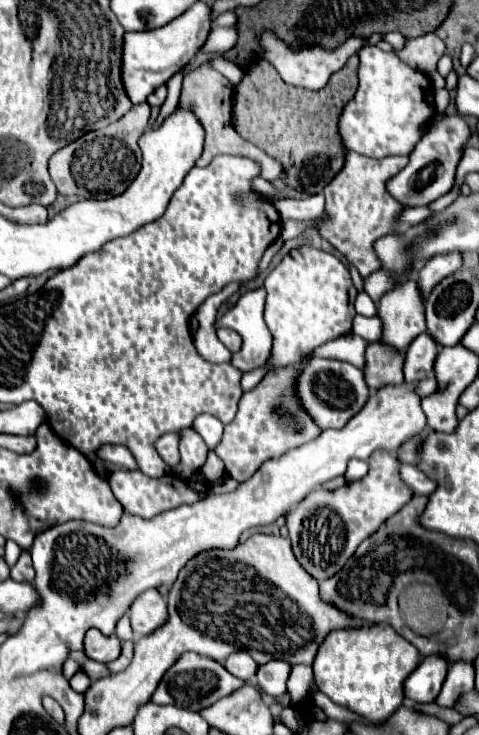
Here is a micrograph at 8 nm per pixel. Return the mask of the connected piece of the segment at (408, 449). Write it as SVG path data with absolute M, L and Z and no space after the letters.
M415 436L415 438L411 438L411 442L407 442L407 444L403 444L403 448L399 448L397 450L397 460L401 462L401 464L415 464L415 460L417 460L417 456L415 456L415 448L417 448L417 442L419 442L419 436Z

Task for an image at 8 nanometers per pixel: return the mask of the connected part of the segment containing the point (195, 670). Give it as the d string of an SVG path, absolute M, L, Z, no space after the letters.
M185 652L165 672L165 676L161 678L161 682L159 682L159 686L157 686L157 690L155 690L155 694L153 694L151 700L155 704L175 704L179 708L189 708L189 710L199 712L199 710L215 704L223 696L227 696L231 690L241 688L243 684L245 684L245 680L239 680L239 678L231 676L217 660L213 660L209 656Z

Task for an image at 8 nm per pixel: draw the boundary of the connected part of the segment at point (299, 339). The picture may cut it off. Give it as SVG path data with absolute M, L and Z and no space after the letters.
M309 244L291 250L281 264L269 272L265 290L265 324L273 334L269 370L253 390L241 396L237 416L225 426L223 440L215 448L217 456L225 462L227 474L237 482L251 478L263 460L281 456L321 434L317 422L301 406L295 384L305 358L325 342L349 334L355 318L353 302L357 288L353 286L349 270L337 256Z

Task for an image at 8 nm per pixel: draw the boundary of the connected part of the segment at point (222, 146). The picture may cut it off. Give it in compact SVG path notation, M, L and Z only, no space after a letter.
M201 64L197 70L189 72L183 78L183 88L181 88L181 96L179 96L179 108L183 110L191 110L197 120L201 122L201 126L205 128L205 146L203 146L203 154L197 160L197 166L207 166L211 164L211 160L219 154L231 154L231 156L243 156L243 158L251 158L259 164L259 176L265 178L267 182L273 182L281 176L281 166L267 156L265 152L261 152L257 146L253 146L251 142L243 140L235 128L233 128L233 120L231 120L231 100L233 100L233 86L231 82L227 82L221 74L217 74L213 68L209 68L207 64Z

